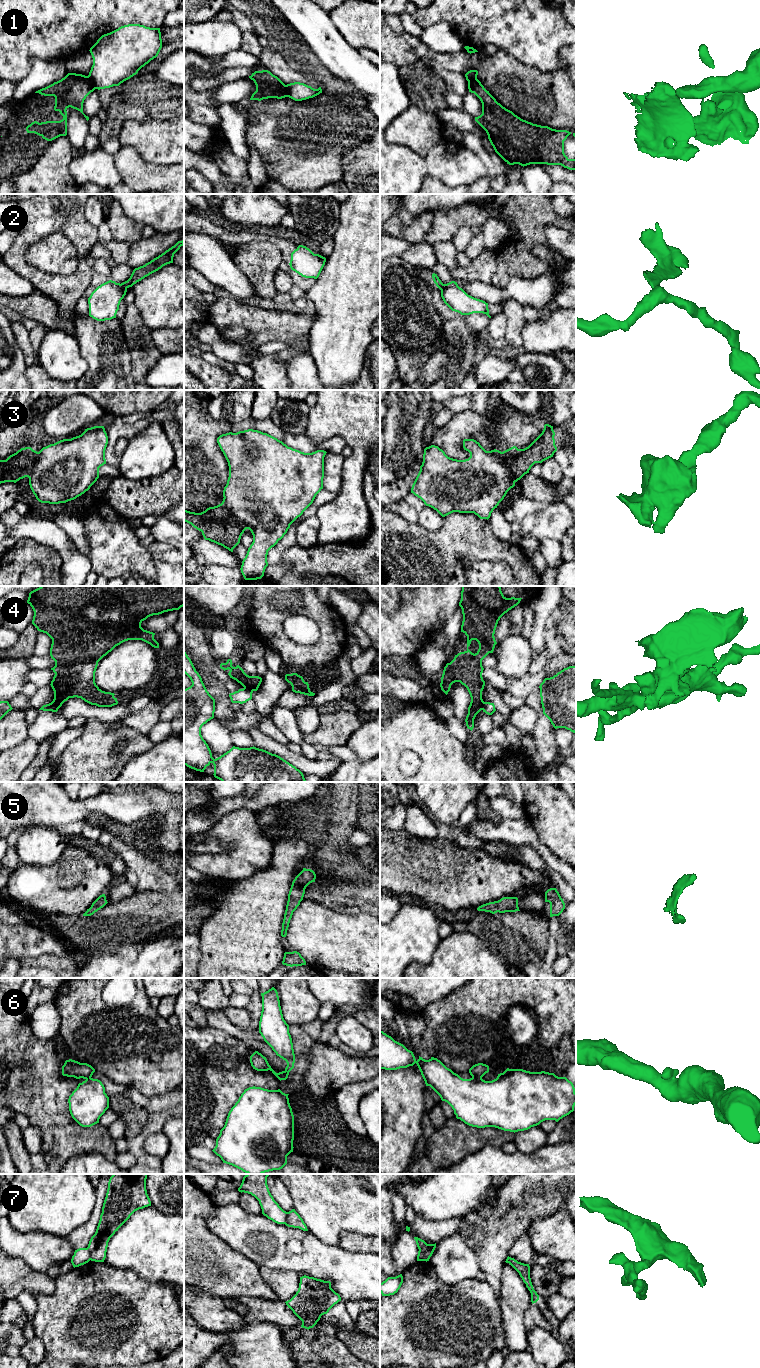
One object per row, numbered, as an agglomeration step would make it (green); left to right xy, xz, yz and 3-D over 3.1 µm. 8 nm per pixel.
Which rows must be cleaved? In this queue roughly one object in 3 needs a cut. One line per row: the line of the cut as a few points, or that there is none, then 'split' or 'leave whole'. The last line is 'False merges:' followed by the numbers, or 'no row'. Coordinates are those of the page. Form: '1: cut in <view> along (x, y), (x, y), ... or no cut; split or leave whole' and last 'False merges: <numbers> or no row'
1: cut in xy along (87, 76), (95, 88); split
2: cut in xy along (120, 284), (126, 288); split
3: cut in yz along (501, 452), (509, 476), (514, 482); split
4: cut in xz along (244, 687), (253, 690); split
5: no cut; leave whole
6: cut in yz along (472, 1077), (481, 1078); split
7: cut in yz along (419, 1249), (423, 1250), (429, 1258); split
False merges: 1, 2, 3, 4, 6, 7

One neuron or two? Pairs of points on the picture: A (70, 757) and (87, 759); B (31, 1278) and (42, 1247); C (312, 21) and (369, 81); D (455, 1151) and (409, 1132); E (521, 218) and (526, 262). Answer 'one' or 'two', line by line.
A: one
B: two
C: one
D: two
E: one

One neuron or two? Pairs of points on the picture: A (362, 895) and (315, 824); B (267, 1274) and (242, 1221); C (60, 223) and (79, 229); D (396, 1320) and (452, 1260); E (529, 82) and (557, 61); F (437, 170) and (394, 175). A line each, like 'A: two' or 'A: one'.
A: two
B: two
C: one
D: two
E: two
F: one

